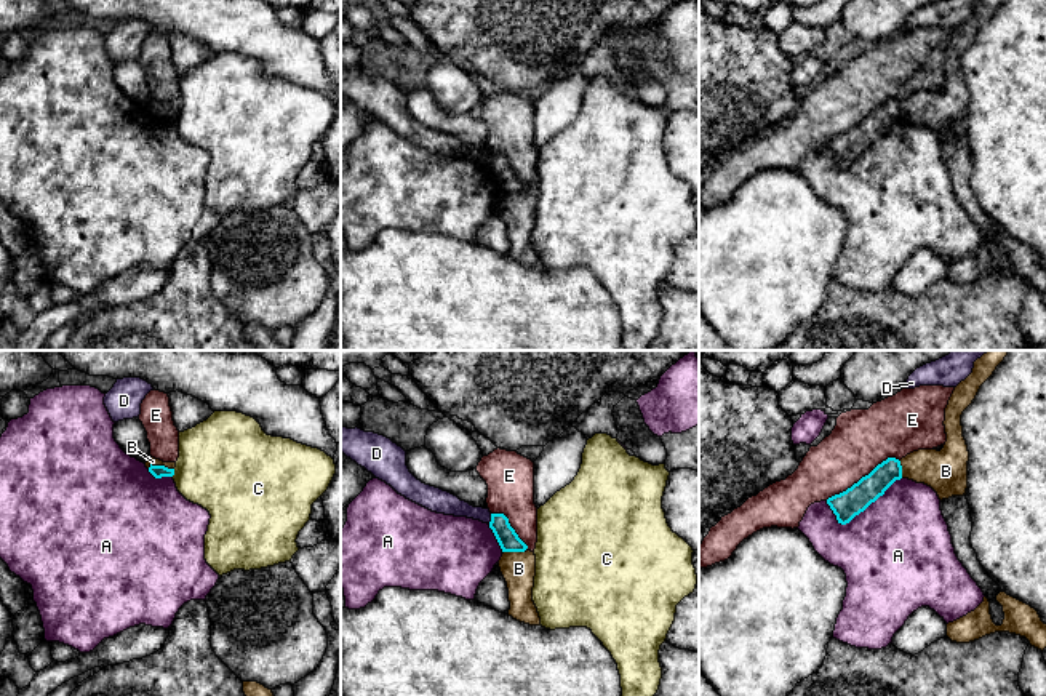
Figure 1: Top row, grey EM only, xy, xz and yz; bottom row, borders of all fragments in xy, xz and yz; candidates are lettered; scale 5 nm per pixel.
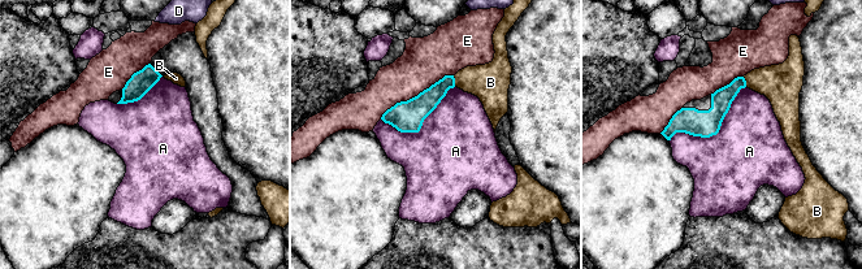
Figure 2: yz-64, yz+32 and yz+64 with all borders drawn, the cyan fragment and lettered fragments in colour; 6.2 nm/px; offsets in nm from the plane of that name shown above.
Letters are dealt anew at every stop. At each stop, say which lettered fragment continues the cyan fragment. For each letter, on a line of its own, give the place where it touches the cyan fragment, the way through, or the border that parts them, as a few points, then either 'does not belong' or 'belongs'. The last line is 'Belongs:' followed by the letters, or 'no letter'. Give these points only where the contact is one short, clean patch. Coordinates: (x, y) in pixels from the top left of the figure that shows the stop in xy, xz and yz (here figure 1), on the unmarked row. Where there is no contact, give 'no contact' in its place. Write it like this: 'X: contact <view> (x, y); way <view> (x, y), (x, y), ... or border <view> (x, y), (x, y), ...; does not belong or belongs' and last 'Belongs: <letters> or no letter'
A: contact yz (861, 152); does not belong
B: contact xy (160, 108); border xy (147, 109), (167, 108), (173, 111); does not belong
C: contact xy (173, 114); does not belong
D: contact xz (491, 160); border xz (491, 156), (488, 165); does not belong
E: contact yz (862, 119); does not belong
Belongs: no letter

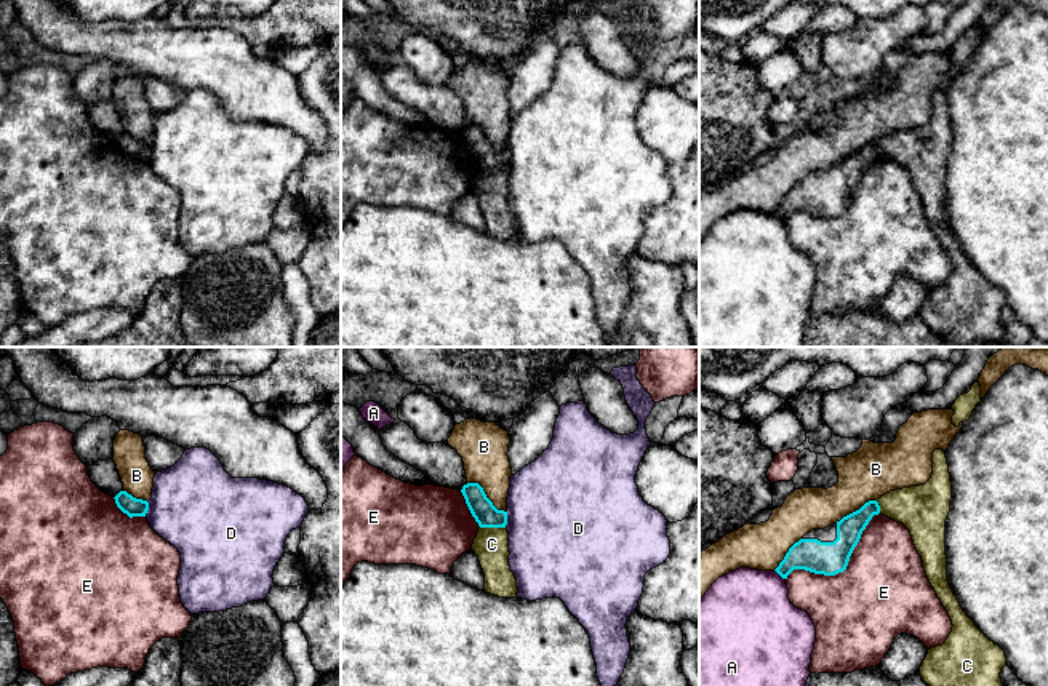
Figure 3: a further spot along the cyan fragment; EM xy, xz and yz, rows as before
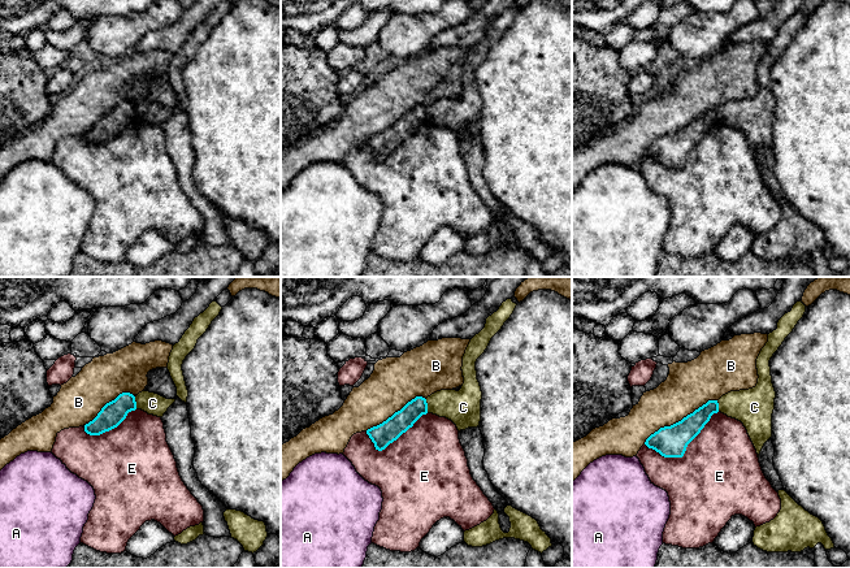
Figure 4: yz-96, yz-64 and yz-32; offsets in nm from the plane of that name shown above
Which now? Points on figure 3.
A: contact yz (780, 216); does not belong
B: contact xz (485, 138); does not belong
C: contact xz (493, 168); border xz (480, 168), (504, 170); does not belong
D: contact xz (506, 162); does not belong
E: contact yz (844, 211); does not belong
Belongs: no letter

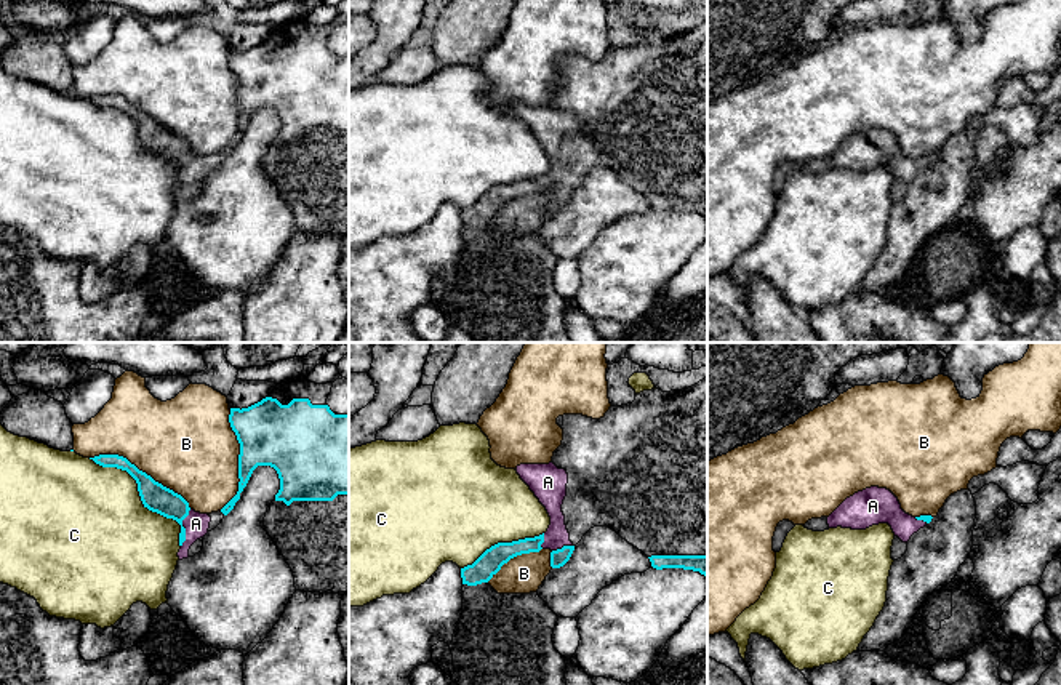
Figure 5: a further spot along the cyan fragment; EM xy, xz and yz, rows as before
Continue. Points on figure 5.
A: contact xy (184, 170); belongs
B: contact xy (141, 112); does not belong
C: contact xy (141, 140); does not belong
Belongs: A

